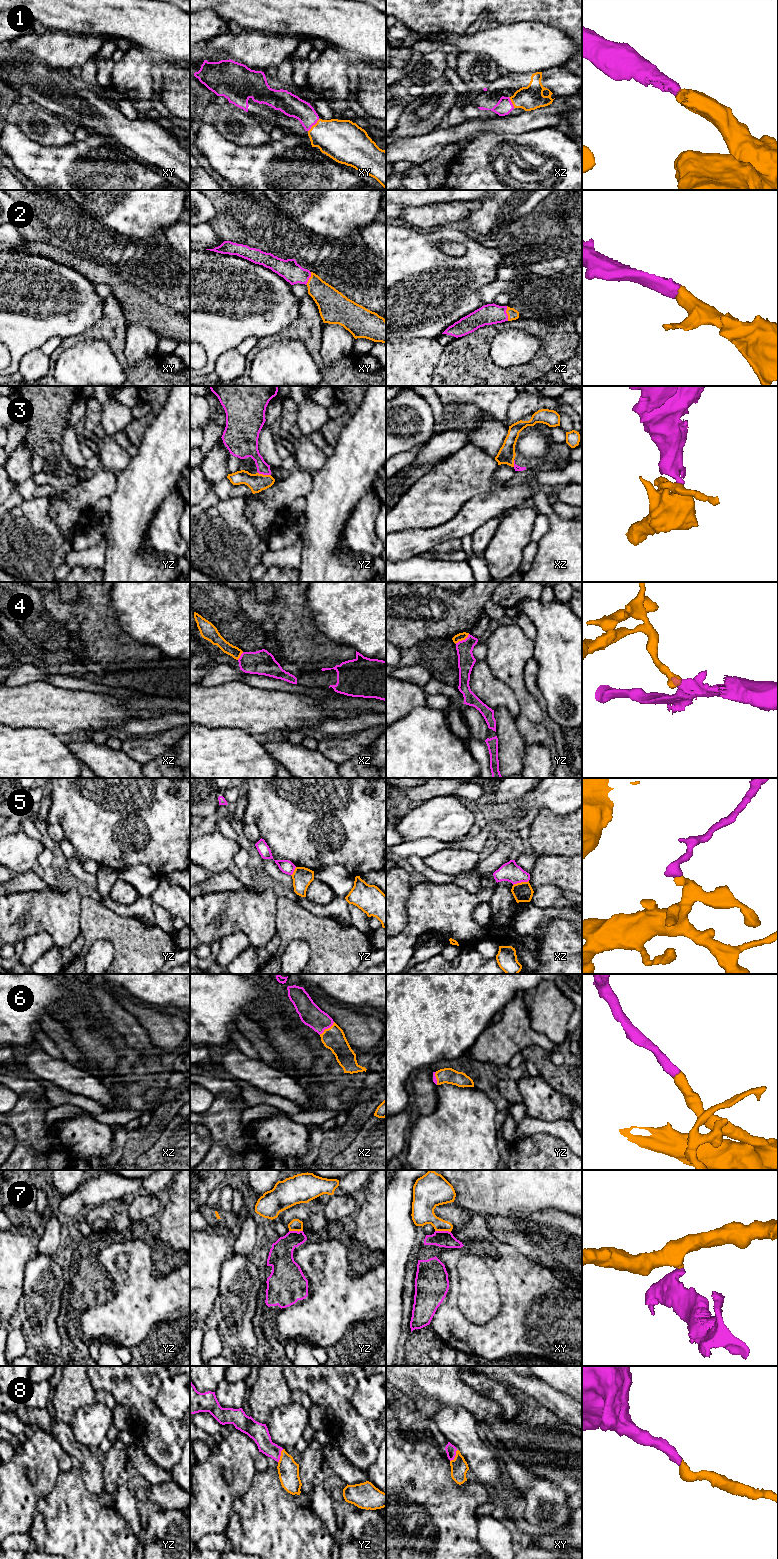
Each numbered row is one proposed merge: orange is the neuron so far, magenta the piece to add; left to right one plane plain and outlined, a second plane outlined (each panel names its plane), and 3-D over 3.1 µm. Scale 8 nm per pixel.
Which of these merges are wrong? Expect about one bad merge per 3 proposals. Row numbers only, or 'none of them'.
3, 4, 5, 7

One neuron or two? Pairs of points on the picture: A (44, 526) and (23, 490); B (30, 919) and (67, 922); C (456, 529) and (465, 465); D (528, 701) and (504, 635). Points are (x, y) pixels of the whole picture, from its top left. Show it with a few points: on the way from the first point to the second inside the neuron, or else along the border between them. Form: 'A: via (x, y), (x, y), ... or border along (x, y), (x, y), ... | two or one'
A: border along (32, 496), (24, 499) | two
B: via (39, 919), (58, 919) | one
C: border along (478, 496), (471, 497), (452, 518), (440, 524) | two
D: via (517, 685), (507, 665), (507, 651) | one

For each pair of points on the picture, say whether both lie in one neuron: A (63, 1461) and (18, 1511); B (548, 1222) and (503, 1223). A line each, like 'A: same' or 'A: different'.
A: different
B: same

